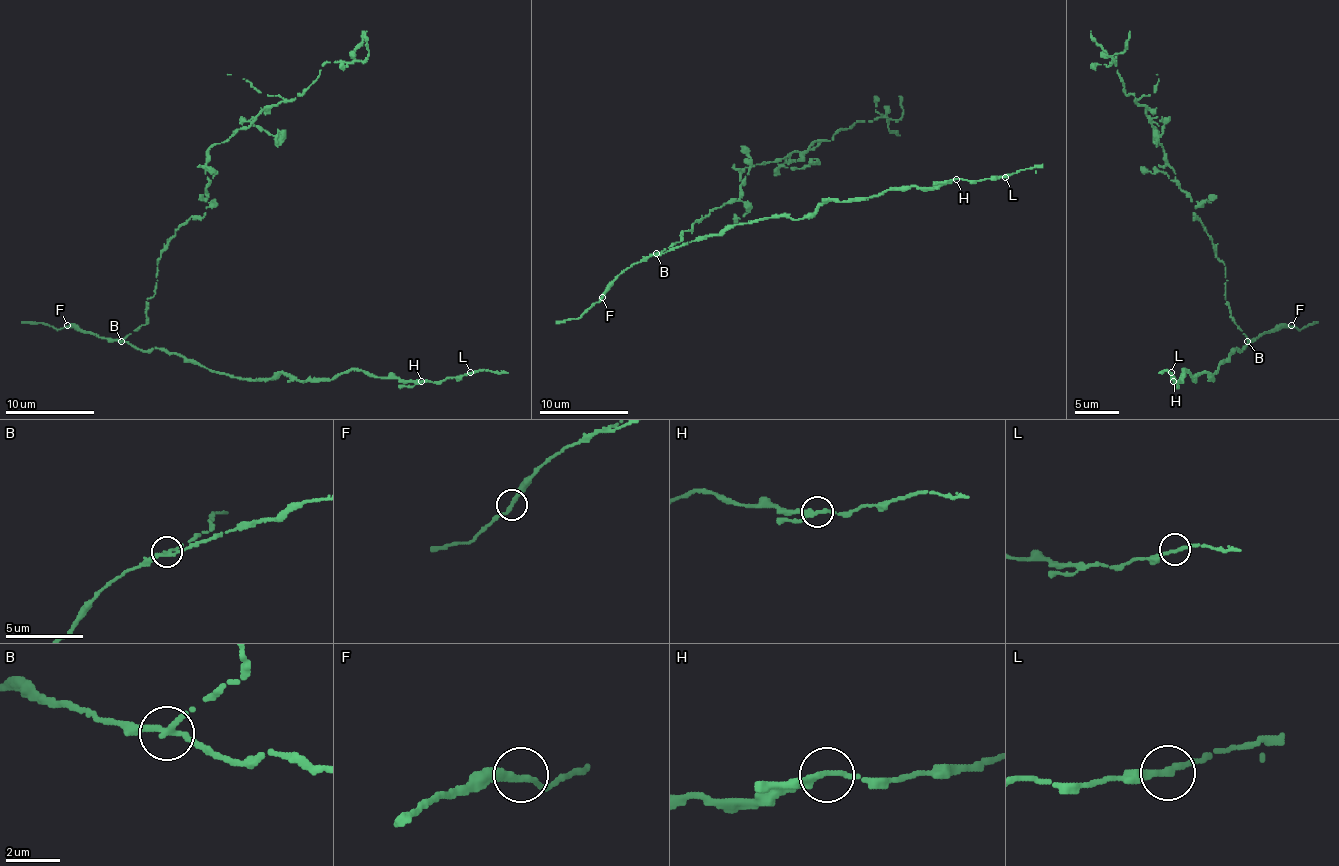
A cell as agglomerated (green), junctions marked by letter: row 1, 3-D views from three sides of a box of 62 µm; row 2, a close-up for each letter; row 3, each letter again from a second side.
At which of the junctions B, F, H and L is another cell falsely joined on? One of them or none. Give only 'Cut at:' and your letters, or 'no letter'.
Cut at: B

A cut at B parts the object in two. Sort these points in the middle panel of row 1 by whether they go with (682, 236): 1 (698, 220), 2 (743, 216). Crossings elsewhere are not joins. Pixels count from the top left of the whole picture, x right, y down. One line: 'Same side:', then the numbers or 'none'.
Same side: 1, 2

